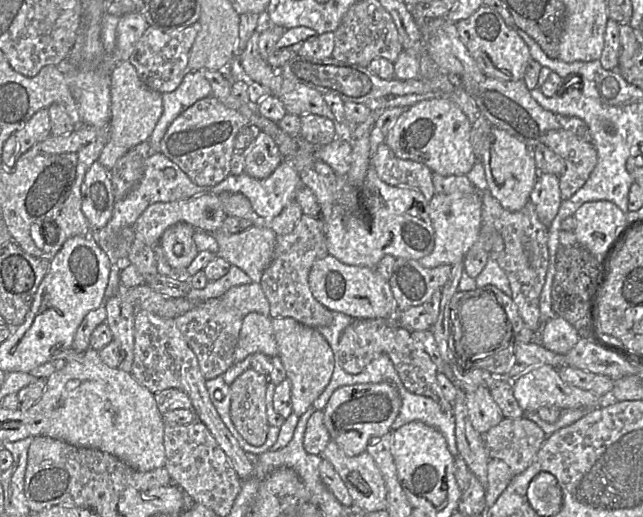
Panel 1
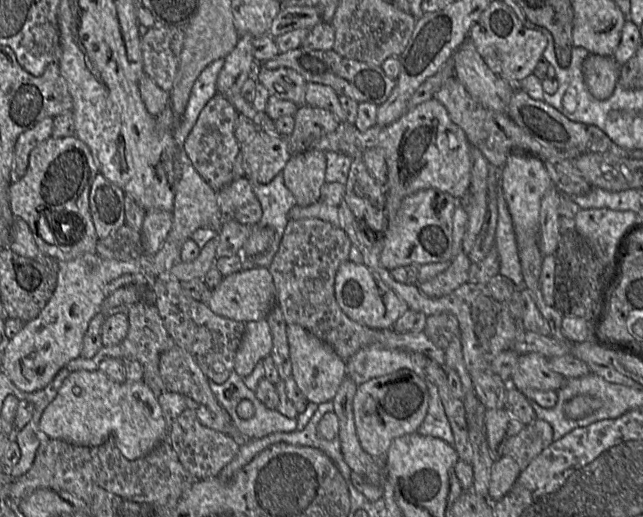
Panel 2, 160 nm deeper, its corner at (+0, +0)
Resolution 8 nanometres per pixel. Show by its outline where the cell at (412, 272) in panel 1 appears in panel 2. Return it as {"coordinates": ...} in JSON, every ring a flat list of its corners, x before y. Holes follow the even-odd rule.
{"coordinates":[[463,250,453,259,448,269,439,273,432,279,417,283,419,290,431,298,439,298,450,294,469,280,471,261]]}

